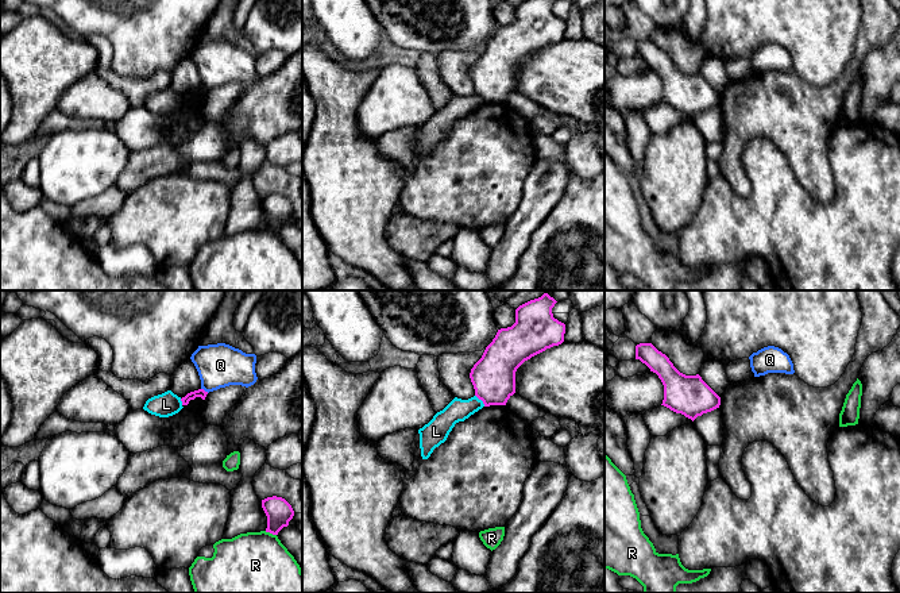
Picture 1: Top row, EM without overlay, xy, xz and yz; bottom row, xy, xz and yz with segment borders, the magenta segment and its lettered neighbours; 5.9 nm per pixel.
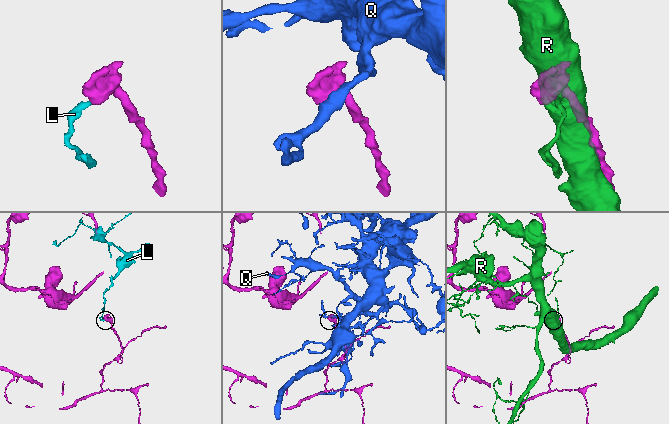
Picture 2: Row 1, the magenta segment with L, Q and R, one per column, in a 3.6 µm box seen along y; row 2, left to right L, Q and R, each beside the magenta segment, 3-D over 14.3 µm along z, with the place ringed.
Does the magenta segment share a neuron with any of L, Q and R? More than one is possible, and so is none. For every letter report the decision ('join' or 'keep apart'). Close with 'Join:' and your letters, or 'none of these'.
L: keep apart
Q: keep apart
R: keep apart
Join: none of these

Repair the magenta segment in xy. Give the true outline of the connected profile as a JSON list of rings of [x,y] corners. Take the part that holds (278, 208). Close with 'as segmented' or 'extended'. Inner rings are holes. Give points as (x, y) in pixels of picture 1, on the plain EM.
[[[267,195],[262,197],[262,205],[267,213],[266,230],[278,232],[278,230],[289,223],[294,213],[291,203],[282,195]]] | as segmented

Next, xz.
[[[525,0],[515,7],[515,20],[498,27],[493,39],[486,45],[482,55],[470,70],[475,93],[484,104],[506,103],[515,91],[515,69],[532,54],[559,43],[564,39],[565,22],[553,15],[552,5],[556,0]]] | as segmented

